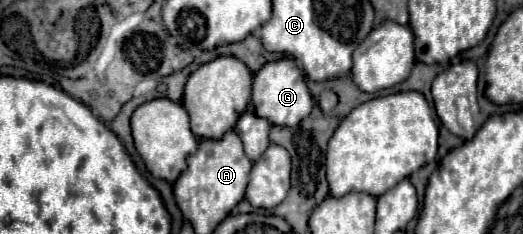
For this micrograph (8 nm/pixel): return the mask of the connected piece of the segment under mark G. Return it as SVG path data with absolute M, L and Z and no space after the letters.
M282 58L276 62L264 64L256 74L254 74L254 84L252 84L252 104L258 116L266 118L272 124L278 126L296 126L302 118L306 118L312 110L312 96L306 86L302 70L296 66L292 58Z

